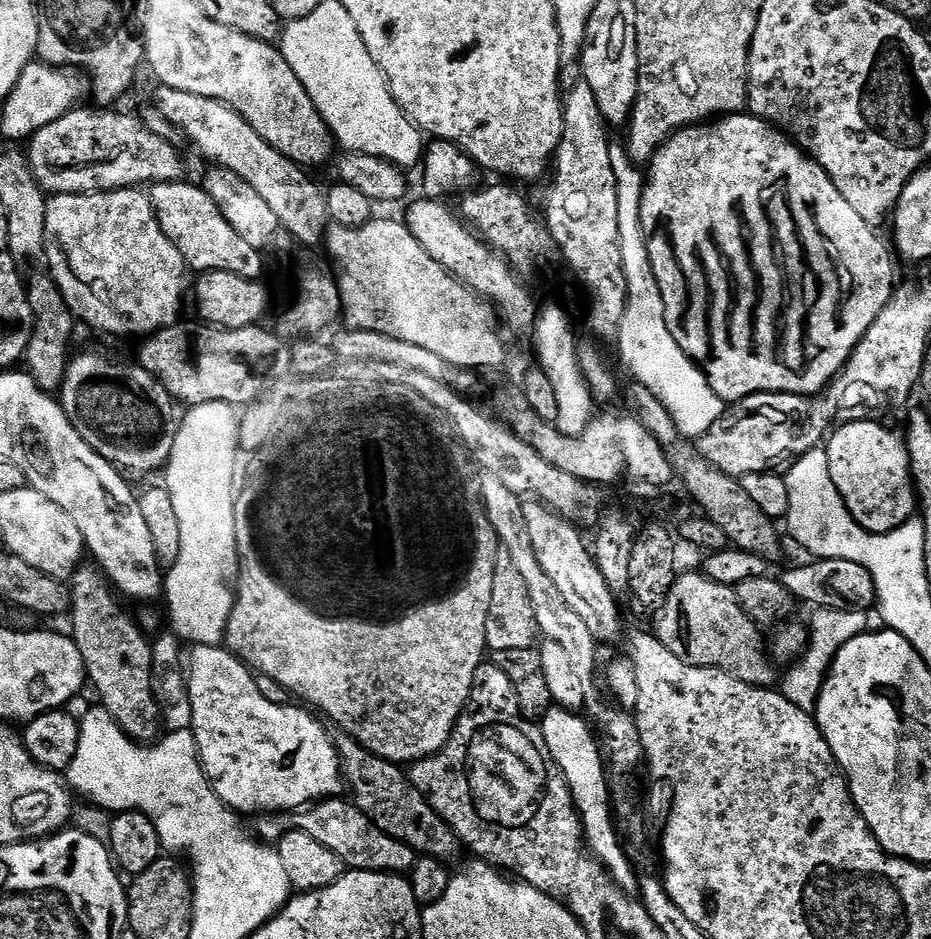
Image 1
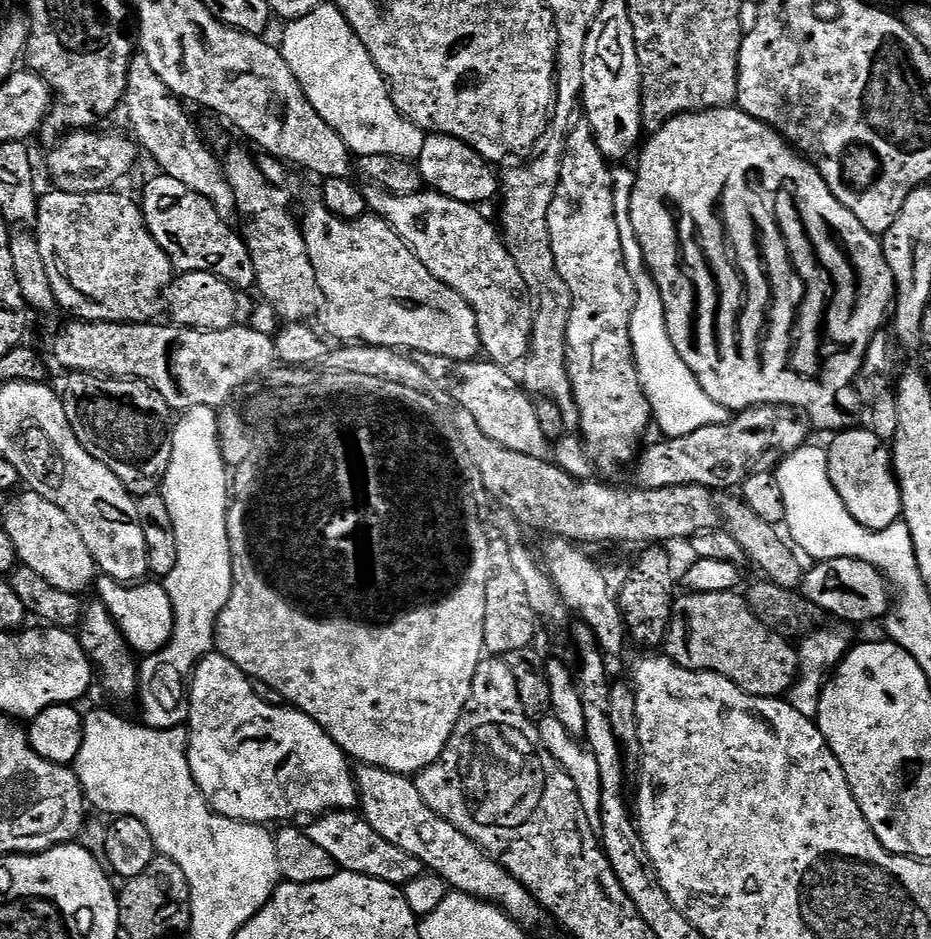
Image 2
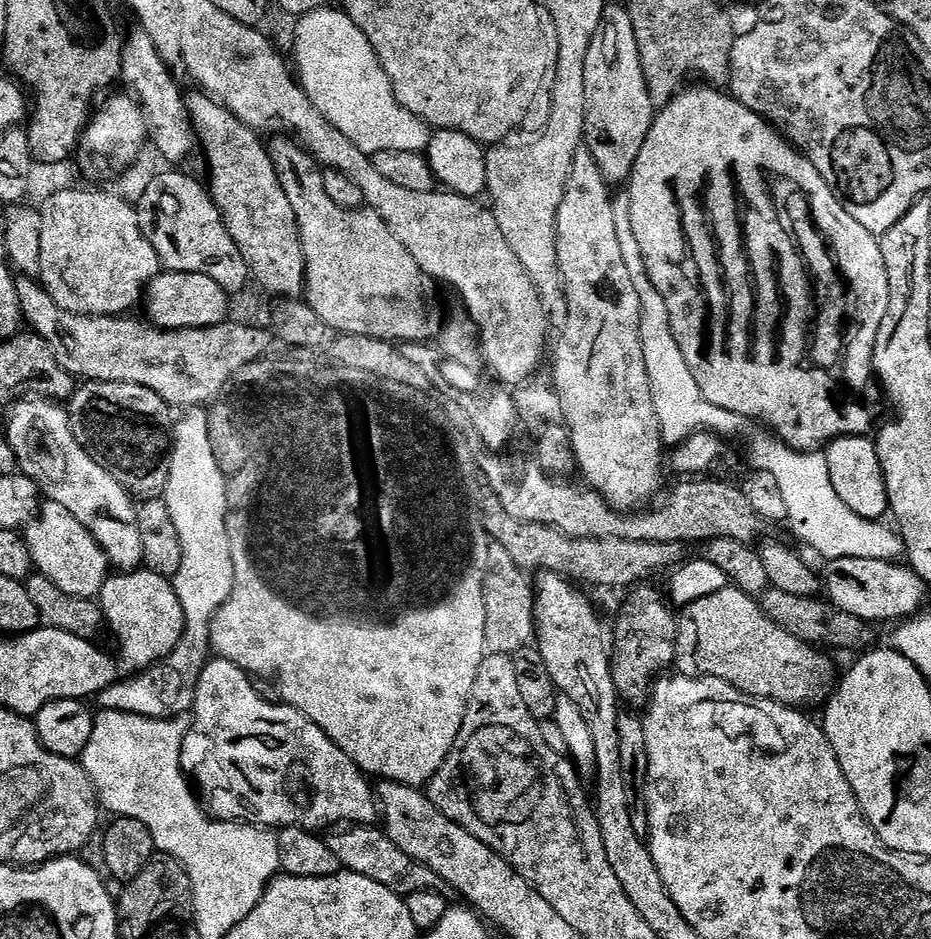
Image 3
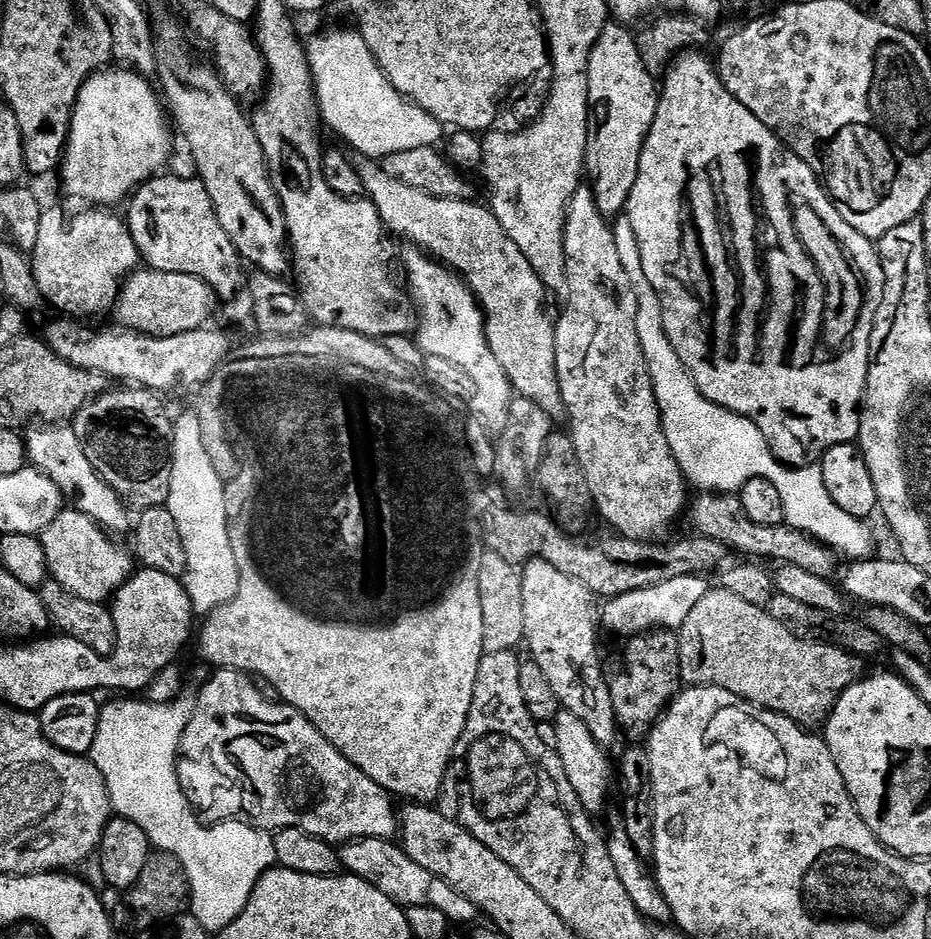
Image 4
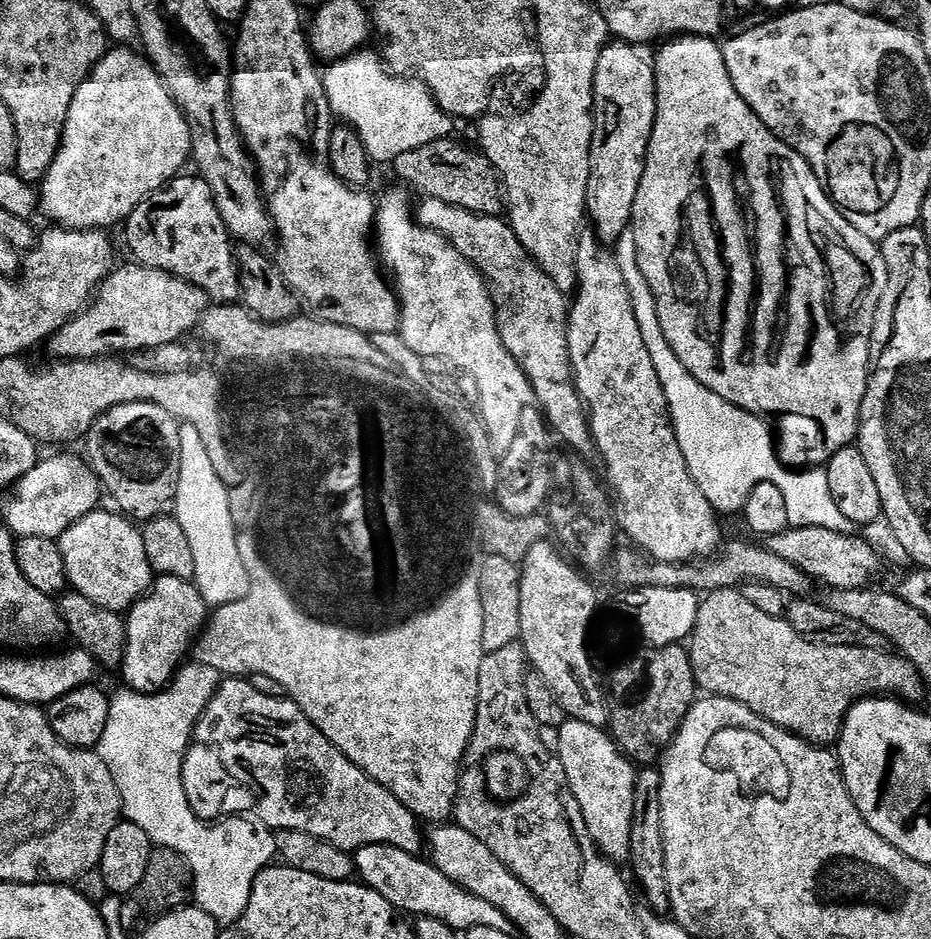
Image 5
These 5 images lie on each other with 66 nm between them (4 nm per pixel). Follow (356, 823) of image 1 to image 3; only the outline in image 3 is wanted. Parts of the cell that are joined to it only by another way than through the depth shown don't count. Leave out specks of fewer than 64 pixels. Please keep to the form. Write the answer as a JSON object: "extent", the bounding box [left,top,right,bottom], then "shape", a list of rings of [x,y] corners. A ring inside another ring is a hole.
{"extent":[326,826,443,897],"shape":[[[344,826],[339,830],[329,831],[326,839],[330,850],[338,857],[341,869],[372,878],[402,897],[418,891],[438,890],[443,887],[443,880],[438,878],[429,867],[422,866],[408,854],[403,854],[402,850],[398,850],[398,846],[394,845],[394,842],[391,842],[379,827]]]}

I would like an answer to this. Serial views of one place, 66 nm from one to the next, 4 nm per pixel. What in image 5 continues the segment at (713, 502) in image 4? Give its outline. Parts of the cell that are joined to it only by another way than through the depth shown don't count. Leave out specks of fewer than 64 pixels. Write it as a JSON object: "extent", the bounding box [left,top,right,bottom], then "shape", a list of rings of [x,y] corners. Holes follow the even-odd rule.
{"extent":[766,526,880,590],"shape":[[[802,526],[801,528],[787,528],[782,534],[774,534],[767,537],[766,546],[778,558],[786,558],[786,562],[794,562],[800,570],[811,576],[815,581],[824,583],[828,588],[841,588],[842,590],[854,590],[855,588],[867,588],[872,580],[880,572],[880,556],[864,540],[859,540],[856,534],[847,532],[835,532],[826,530],[826,526]]]}

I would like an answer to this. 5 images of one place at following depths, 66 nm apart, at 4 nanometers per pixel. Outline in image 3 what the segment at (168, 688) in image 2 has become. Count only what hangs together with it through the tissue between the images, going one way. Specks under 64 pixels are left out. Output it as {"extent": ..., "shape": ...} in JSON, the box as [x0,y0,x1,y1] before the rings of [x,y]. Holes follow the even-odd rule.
{"extent":[94,406,234,720],"shape":[[[197,406],[187,409],[184,416],[175,421],[174,439],[172,442],[172,461],[170,462],[170,478],[162,499],[170,510],[170,518],[174,518],[174,526],[178,530],[178,538],[182,538],[182,570],[174,578],[178,600],[182,604],[185,615],[185,632],[181,636],[173,652],[162,661],[158,661],[152,668],[133,675],[129,684],[101,688],[94,697],[97,709],[105,712],[121,712],[122,714],[138,714],[155,720],[173,720],[175,716],[182,716],[192,711],[192,704],[196,701],[196,687],[198,678],[202,678],[202,670],[213,655],[210,642],[210,626],[214,614],[232,593],[234,578],[234,562],[230,554],[230,519],[228,517],[228,486],[224,471],[218,466],[214,458],[214,446],[210,442],[210,426],[208,414],[203,407]]]}

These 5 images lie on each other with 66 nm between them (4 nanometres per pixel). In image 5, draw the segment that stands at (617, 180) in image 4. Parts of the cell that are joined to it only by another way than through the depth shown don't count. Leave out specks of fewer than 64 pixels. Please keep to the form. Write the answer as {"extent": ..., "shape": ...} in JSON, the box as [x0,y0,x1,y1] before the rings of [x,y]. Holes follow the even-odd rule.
{"extent":[586,40,656,246],"shape":[[[624,40],[604,45],[594,78],[596,129],[590,150],[590,182],[586,212],[596,237],[605,246],[614,246],[632,227],[634,202],[656,117],[656,69],[641,49]]]}

